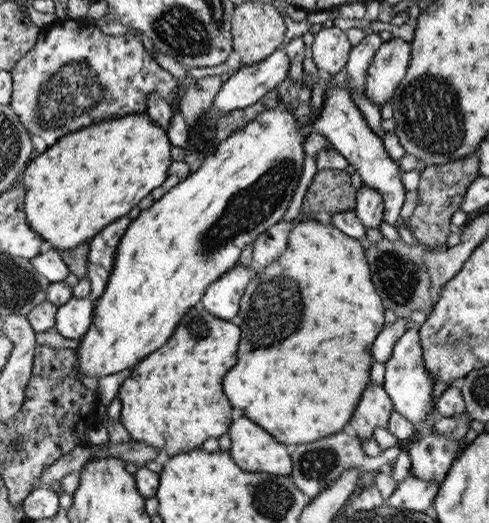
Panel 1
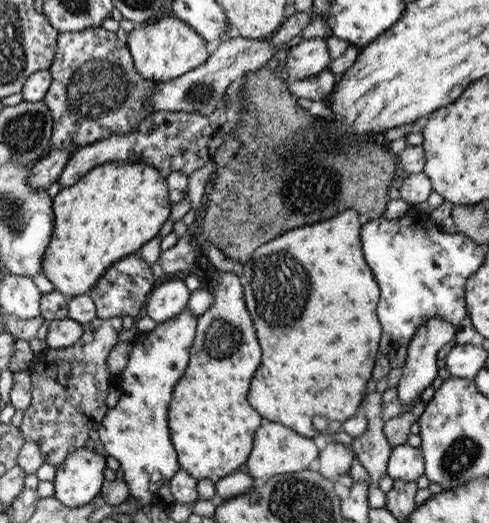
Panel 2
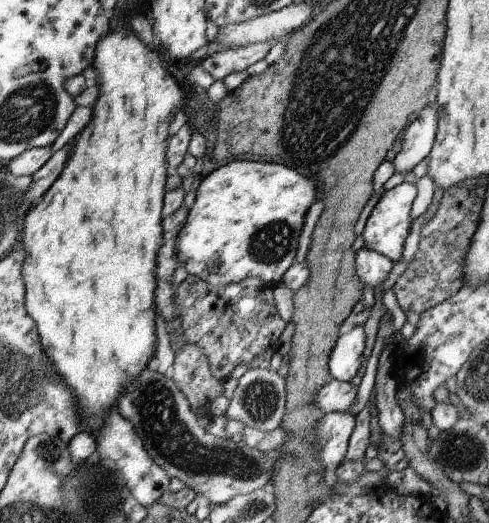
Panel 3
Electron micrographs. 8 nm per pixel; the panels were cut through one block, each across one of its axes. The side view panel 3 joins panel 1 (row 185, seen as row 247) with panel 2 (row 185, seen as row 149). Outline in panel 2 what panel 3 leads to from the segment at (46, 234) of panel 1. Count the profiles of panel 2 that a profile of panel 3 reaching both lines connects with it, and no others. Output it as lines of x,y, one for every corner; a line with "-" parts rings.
112,160
93,168
78,184
61,189
53,198
57,224
43,260
43,274
68,298
92,290
112,264
136,254
170,216
169,188
152,164

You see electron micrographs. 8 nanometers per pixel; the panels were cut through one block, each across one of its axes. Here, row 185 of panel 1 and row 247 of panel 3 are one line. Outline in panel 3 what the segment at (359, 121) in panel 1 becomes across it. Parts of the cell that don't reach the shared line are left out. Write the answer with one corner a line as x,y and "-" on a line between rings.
403,182
392,190
384,192
370,214
362,234
364,236
364,247
367,250
386,256
394,264
400,260
405,240
411,232
410,214
416,197
417,184
410,184
410,182

